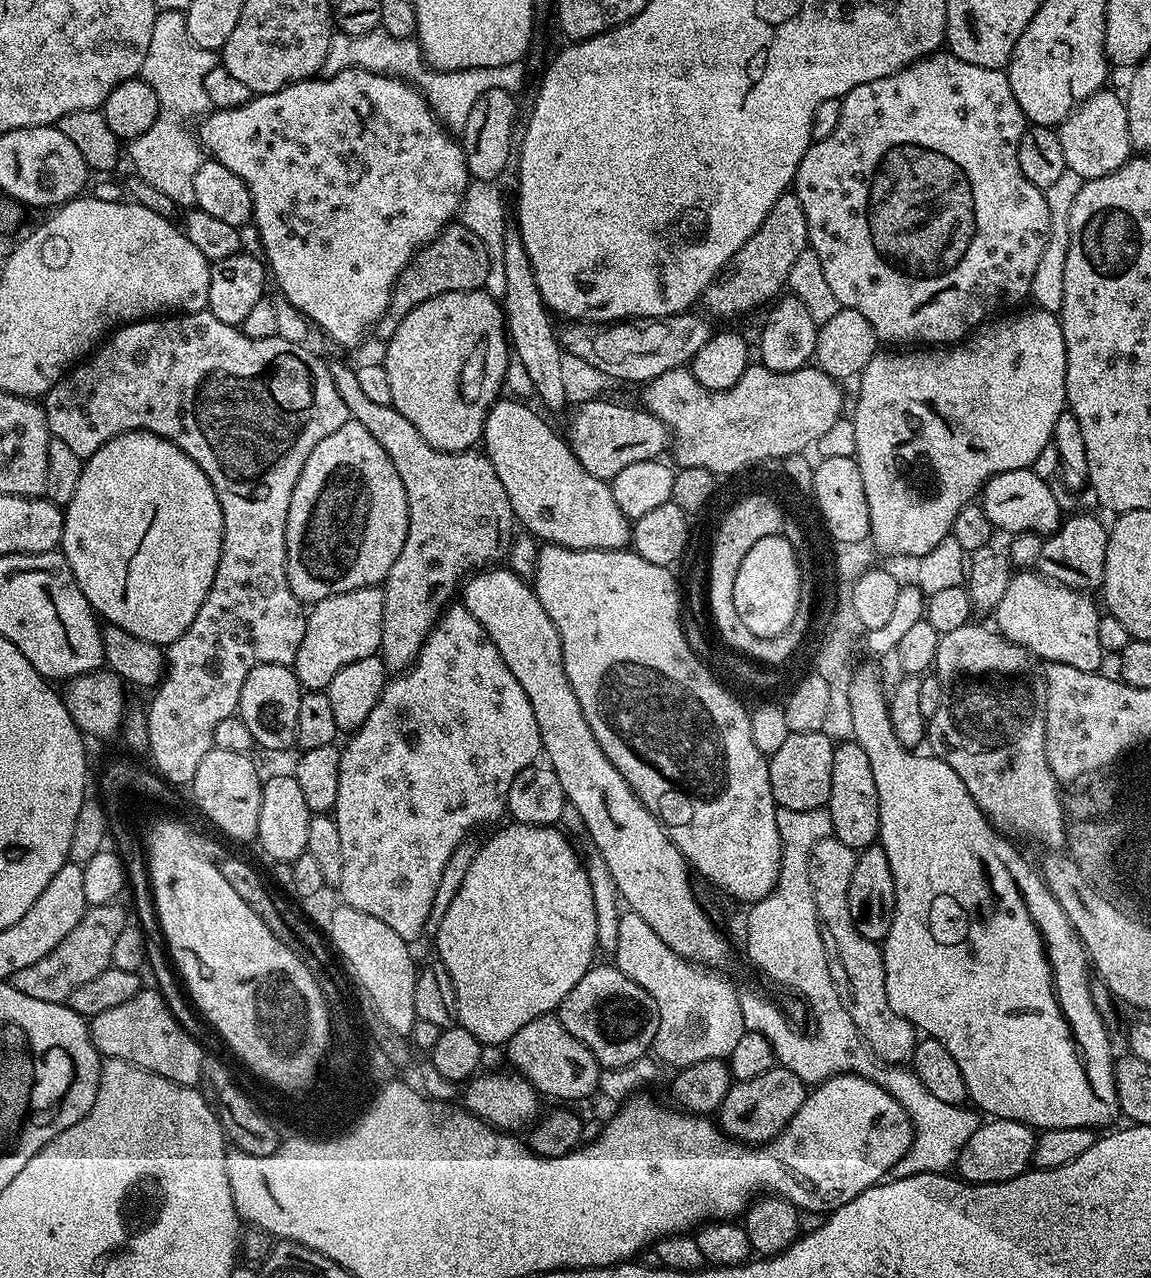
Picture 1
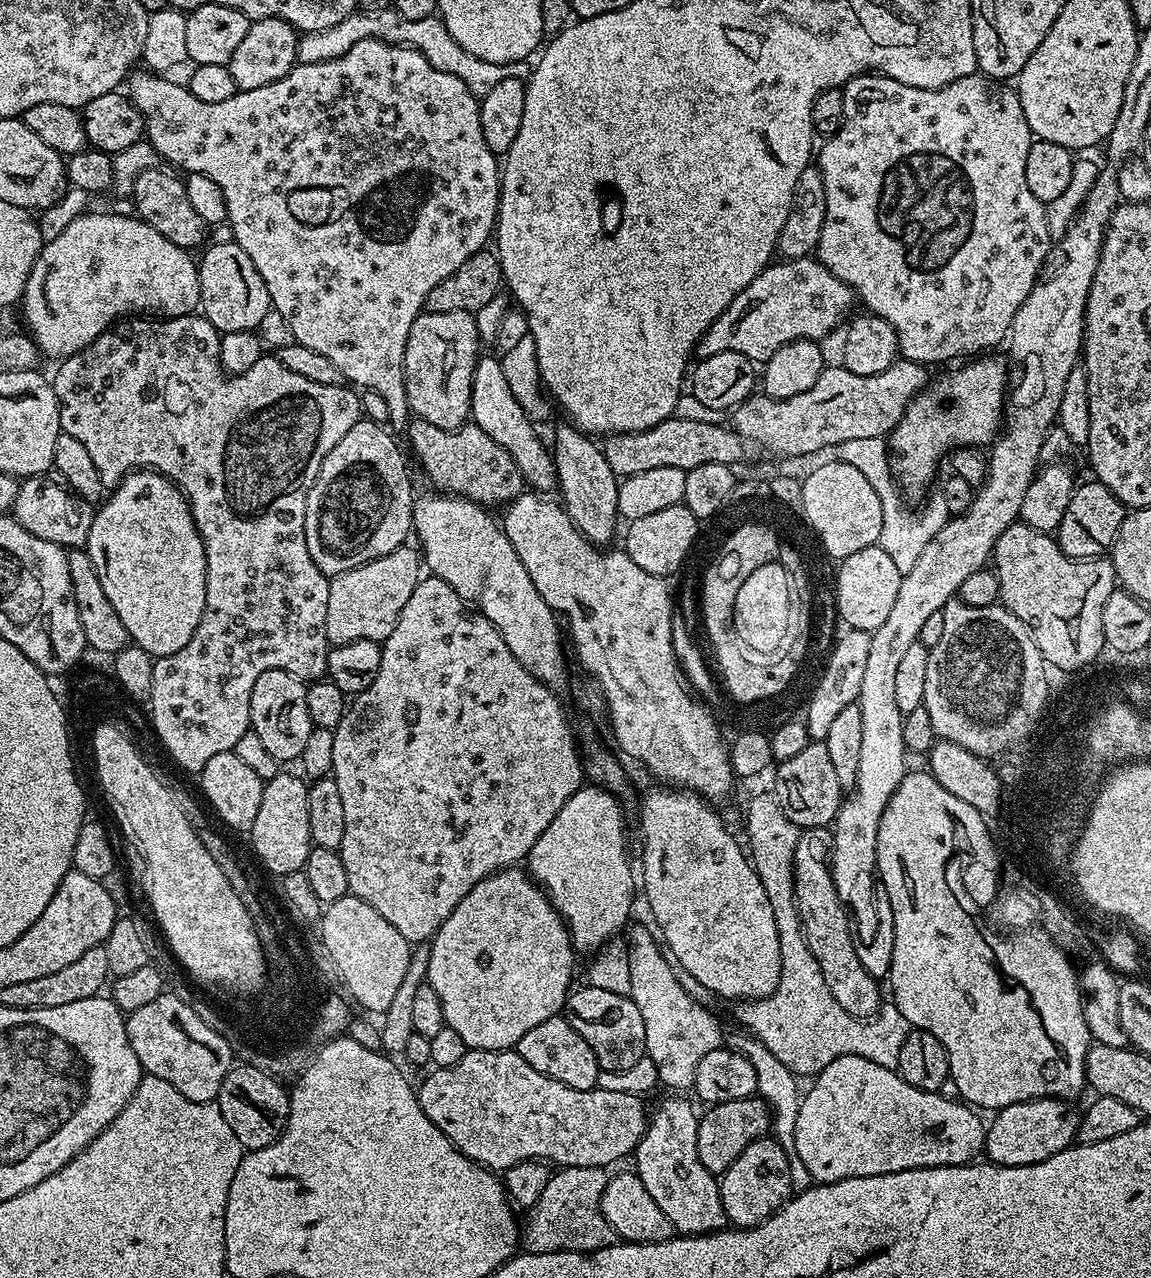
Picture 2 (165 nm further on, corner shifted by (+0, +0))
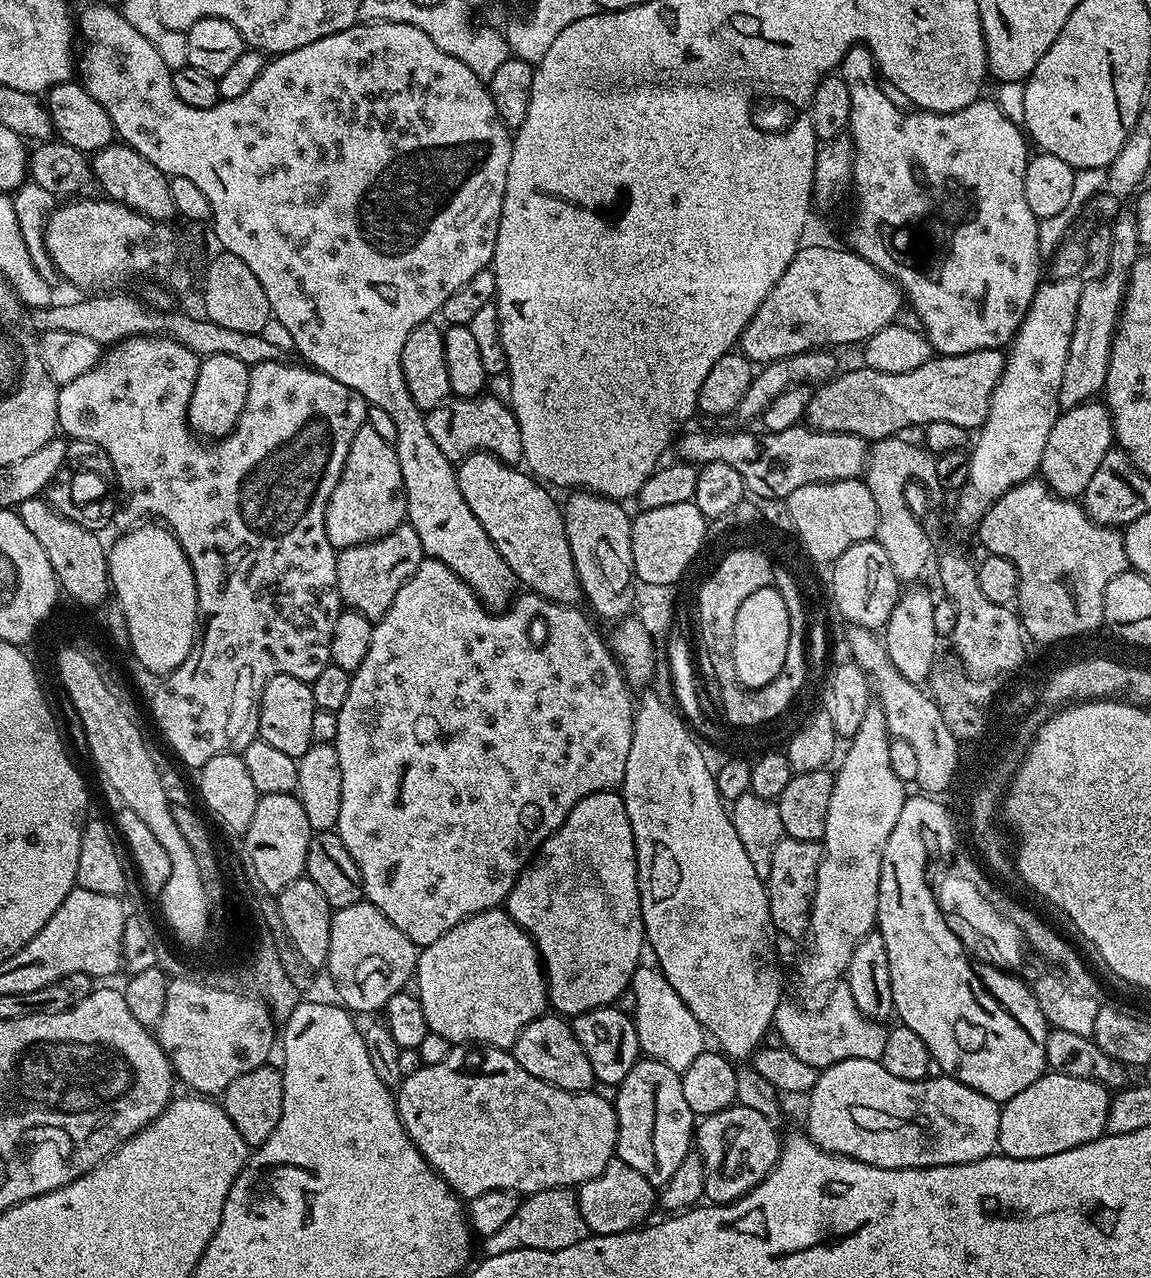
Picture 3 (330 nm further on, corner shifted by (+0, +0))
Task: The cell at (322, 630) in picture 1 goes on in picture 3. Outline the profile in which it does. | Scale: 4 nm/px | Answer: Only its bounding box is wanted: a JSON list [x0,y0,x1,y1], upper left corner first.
[336,522,425,621]

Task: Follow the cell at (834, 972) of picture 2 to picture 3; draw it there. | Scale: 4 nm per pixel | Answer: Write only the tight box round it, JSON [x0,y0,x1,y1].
[766,838,823,940]

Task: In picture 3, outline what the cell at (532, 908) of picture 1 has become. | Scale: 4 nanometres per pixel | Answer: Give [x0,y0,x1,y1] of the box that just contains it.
[414,908,548,1049]

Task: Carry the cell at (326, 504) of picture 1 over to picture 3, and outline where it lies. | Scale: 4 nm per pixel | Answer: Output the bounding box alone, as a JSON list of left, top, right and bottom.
[324,426,405,550]

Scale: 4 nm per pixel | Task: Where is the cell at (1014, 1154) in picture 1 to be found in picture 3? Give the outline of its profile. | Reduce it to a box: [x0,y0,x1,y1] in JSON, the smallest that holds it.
[997,1071,1109,1160]

